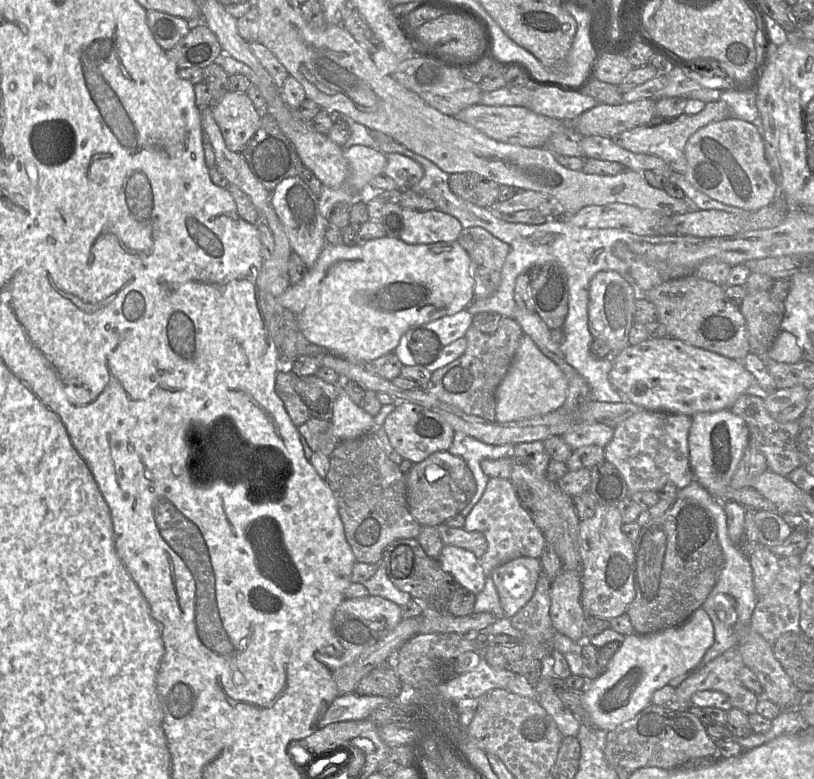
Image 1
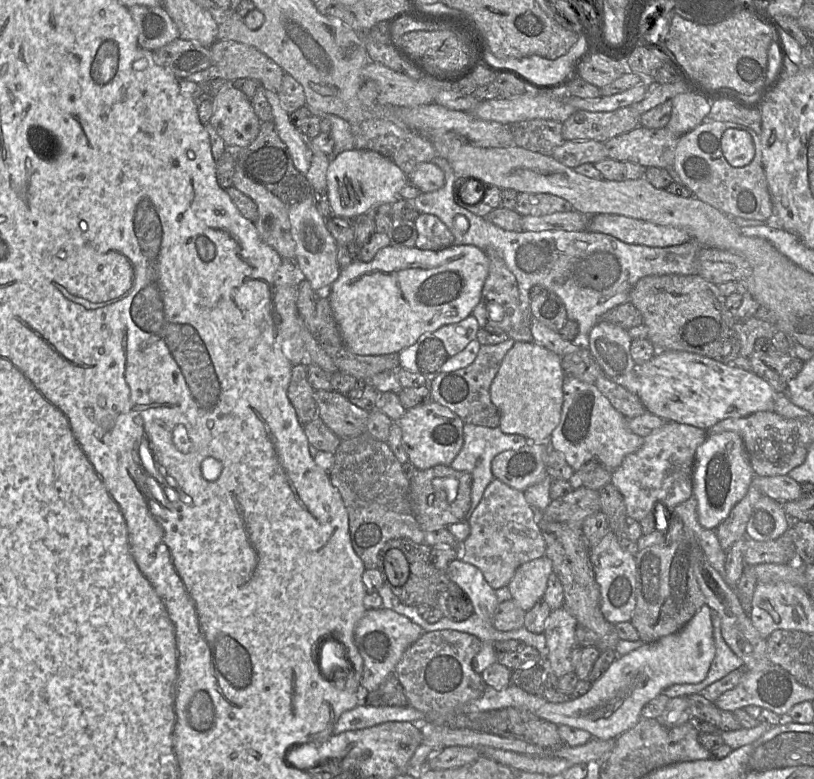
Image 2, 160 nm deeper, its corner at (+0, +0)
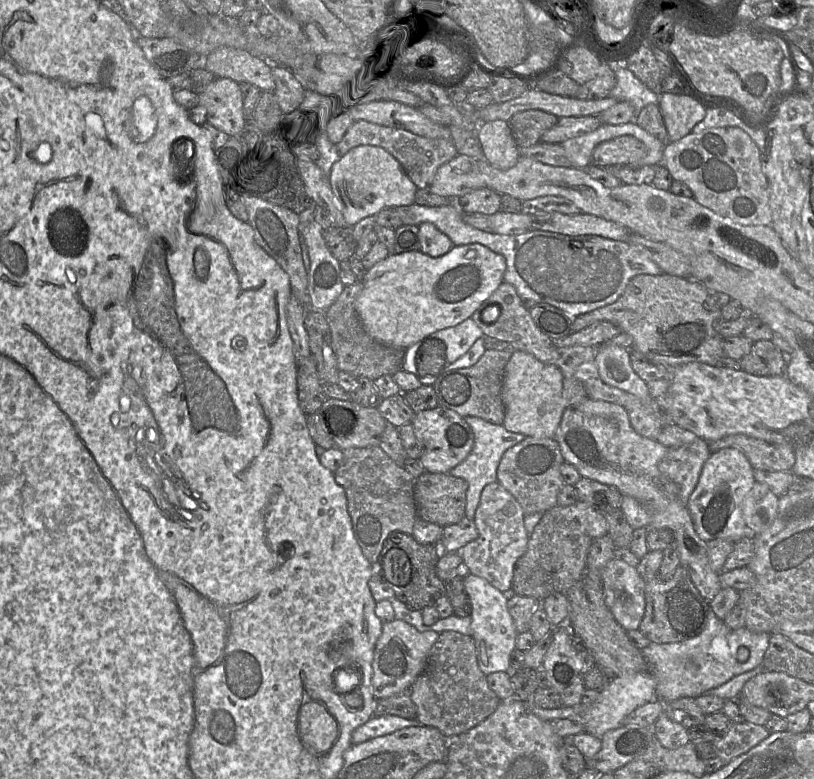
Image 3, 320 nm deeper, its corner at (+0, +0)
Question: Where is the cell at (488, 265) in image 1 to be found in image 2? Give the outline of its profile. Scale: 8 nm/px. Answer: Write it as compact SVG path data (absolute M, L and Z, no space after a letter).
M493 248L486 249L485 254L489 259L488 276L482 288L480 301L471 314L476 318L480 328L501 329L508 334L511 328L520 329L523 324L517 281L503 258Z

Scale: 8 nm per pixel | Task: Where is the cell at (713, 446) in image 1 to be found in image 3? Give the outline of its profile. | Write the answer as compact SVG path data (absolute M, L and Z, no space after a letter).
M727 447L710 454L687 501L695 531L702 540L724 539L736 543L743 538L755 537L742 514L742 502L755 483L753 471L739 449Z

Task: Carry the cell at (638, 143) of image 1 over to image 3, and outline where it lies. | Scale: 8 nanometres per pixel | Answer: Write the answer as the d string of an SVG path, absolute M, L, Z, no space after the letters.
M631 135L619 136L598 144L592 152L596 166L628 165L638 163L647 155L647 147Z

